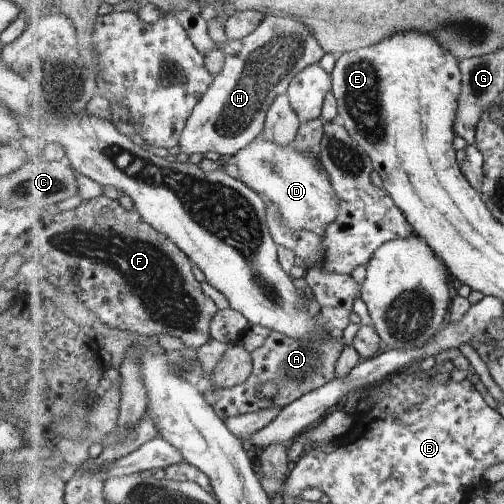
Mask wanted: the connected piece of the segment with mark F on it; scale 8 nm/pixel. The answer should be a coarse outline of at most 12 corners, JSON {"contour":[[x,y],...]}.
{"contour":[[101,194],[3,210],[3,256],[51,228],[48,272],[109,328],[211,340],[191,257]]}

